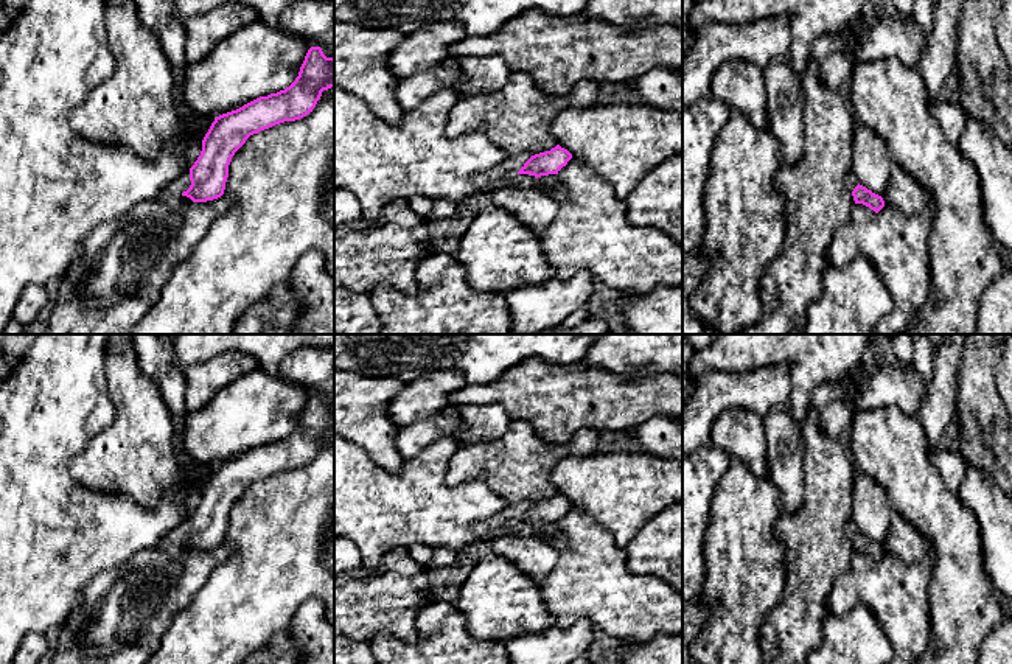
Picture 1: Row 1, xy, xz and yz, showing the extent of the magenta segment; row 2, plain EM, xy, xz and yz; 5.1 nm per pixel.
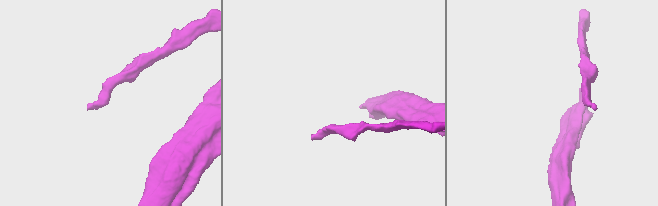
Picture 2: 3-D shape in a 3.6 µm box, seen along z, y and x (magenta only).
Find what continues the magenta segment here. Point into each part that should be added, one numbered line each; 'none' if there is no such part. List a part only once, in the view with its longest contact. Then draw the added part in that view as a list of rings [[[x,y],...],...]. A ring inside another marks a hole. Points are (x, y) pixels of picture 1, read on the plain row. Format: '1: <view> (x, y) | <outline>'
1: xy (181, 532) | [[[190,519],[182,522],[180,526],[177,526],[174,530],[171,530],[169,533],[166,533],[163,536],[163,540],[169,541],[169,543],[182,543],[183,540],[187,540],[191,533],[190,529]]]

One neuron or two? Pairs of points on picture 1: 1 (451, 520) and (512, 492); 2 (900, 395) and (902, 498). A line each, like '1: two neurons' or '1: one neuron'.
1: two neurons
2: two neurons

